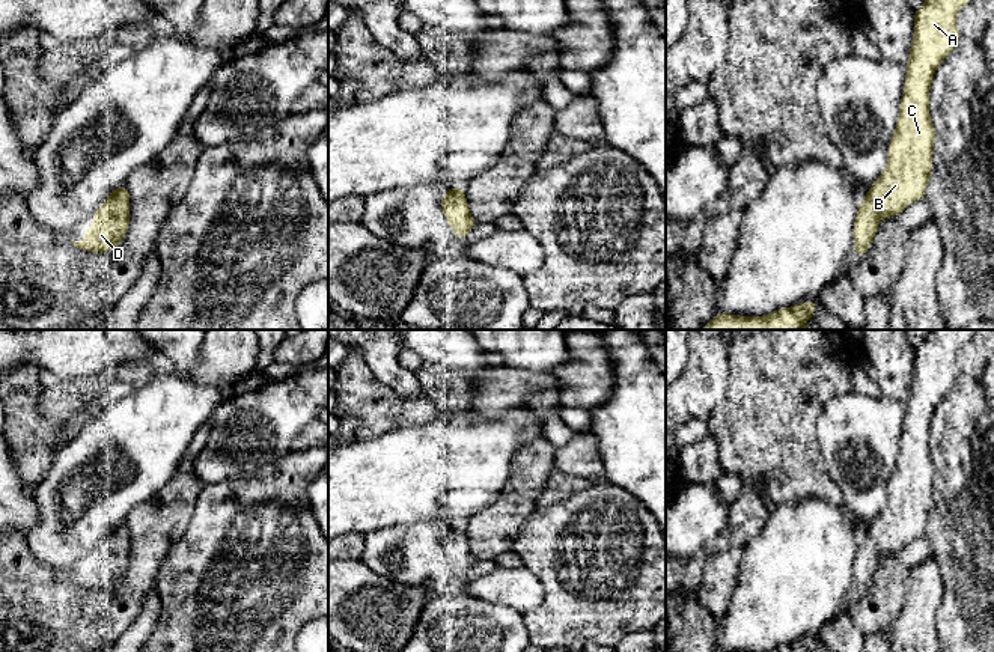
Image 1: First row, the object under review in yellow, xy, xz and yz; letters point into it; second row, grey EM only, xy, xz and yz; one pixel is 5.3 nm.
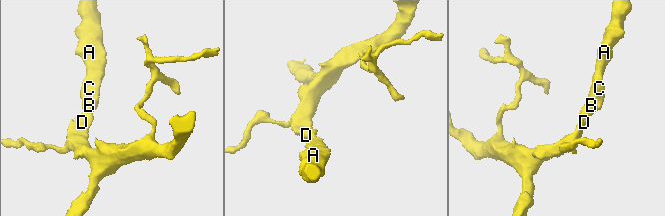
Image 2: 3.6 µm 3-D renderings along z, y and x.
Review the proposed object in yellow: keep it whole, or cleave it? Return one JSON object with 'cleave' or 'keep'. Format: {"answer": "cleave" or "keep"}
{"answer": "keep"}

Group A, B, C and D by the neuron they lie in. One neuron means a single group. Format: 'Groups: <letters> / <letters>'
Groups: A B C D

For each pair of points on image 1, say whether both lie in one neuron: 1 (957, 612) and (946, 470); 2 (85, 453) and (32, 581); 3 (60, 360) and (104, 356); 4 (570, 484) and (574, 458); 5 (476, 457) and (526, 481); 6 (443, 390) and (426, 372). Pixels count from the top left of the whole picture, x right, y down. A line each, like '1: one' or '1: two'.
1: one
2: two
3: one
4: two
5: two
6: one

